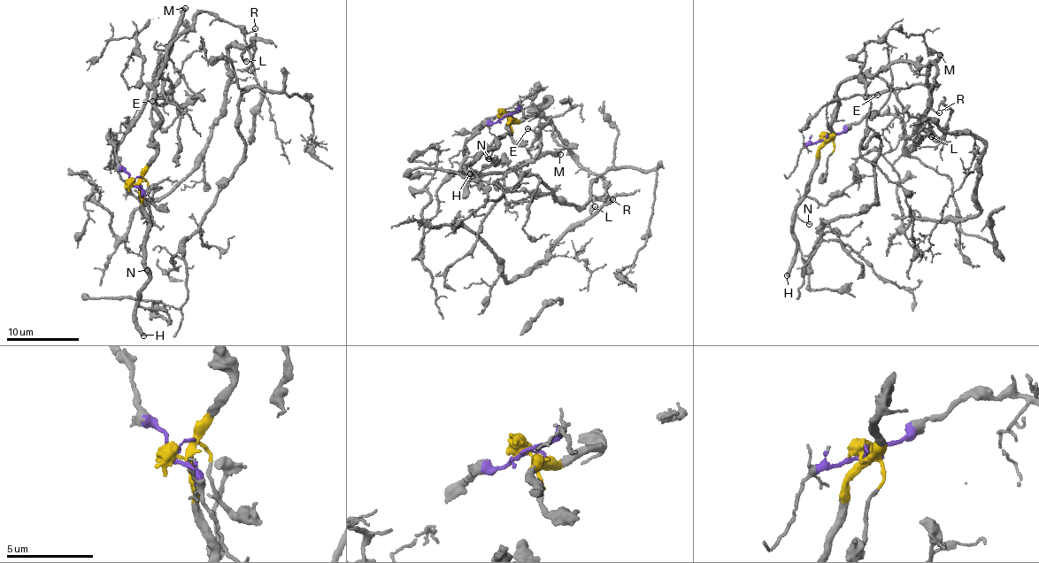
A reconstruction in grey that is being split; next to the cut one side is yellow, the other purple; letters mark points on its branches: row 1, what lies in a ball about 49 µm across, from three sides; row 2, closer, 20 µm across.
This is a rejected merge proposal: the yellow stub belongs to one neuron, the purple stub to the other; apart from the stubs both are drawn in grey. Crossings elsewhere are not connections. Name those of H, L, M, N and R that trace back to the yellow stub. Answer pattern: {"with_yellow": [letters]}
{"with_yellow": ["H", "L", "N", "R"]}

